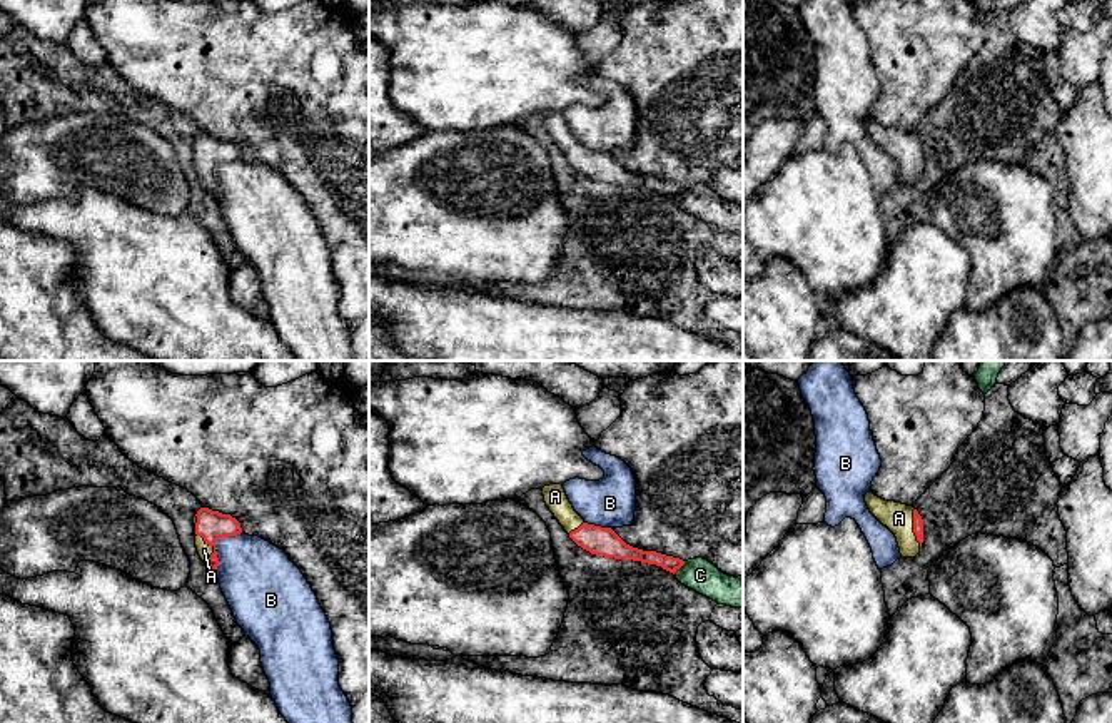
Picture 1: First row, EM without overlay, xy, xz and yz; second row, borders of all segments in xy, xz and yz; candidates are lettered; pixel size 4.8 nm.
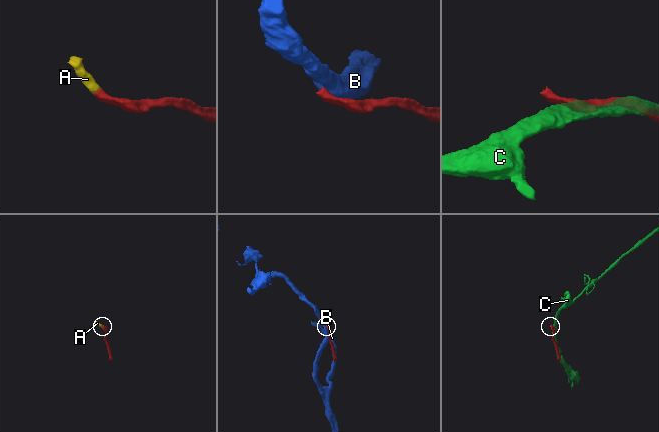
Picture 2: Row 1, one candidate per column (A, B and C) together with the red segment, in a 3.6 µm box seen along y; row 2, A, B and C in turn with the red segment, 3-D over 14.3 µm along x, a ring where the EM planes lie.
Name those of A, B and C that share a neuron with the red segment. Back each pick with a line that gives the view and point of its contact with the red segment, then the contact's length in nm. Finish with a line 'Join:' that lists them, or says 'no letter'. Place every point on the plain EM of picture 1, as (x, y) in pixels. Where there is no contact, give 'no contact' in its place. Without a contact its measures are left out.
A: contact xy (202, 162); length 240 nm
Join: A

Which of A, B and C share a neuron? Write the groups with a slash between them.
A / B / C

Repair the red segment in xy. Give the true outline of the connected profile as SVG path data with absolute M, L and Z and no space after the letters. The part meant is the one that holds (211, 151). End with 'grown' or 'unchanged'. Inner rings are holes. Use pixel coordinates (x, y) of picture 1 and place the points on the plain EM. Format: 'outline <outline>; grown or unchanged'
outline M200 134L194 142L195 174L200 185L212 197L217 197L219 192L215 167L219 164L237 162L240 159L240 149L230 140L222 140L209 134Z; grown

